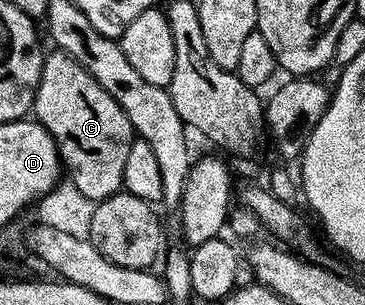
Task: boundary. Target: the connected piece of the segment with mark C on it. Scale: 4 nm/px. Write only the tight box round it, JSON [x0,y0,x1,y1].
[33,50,136,200]

